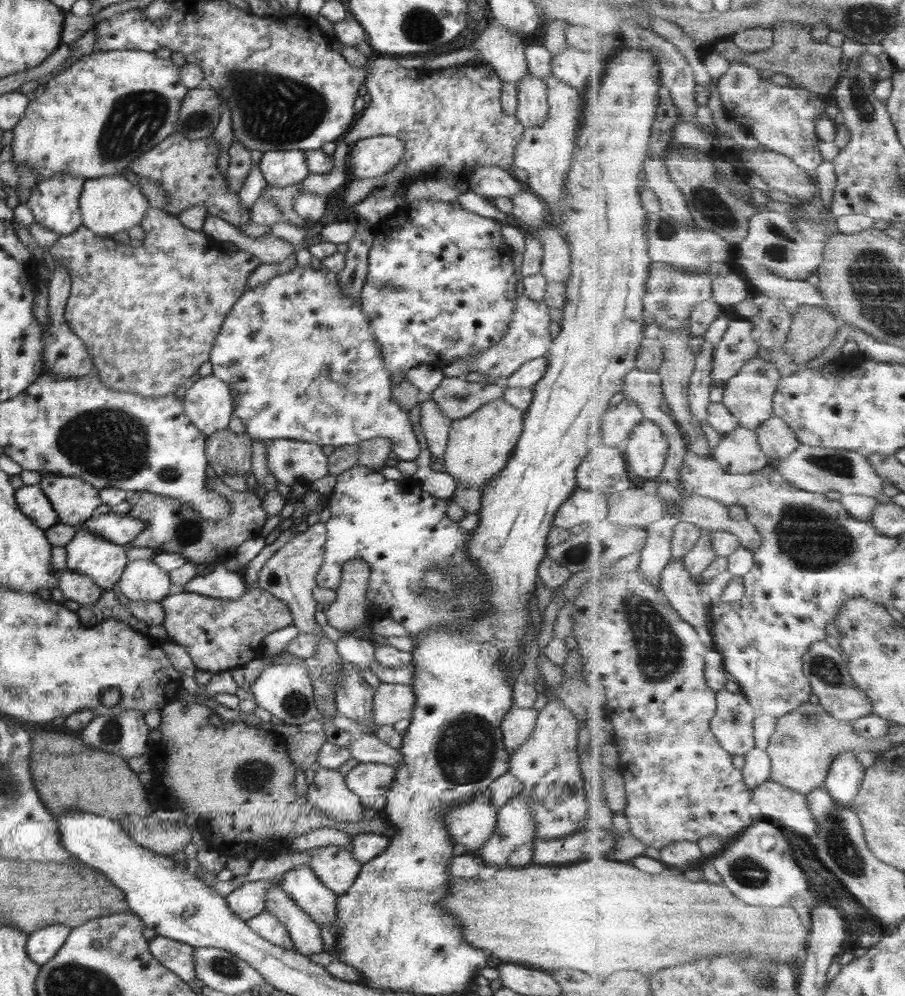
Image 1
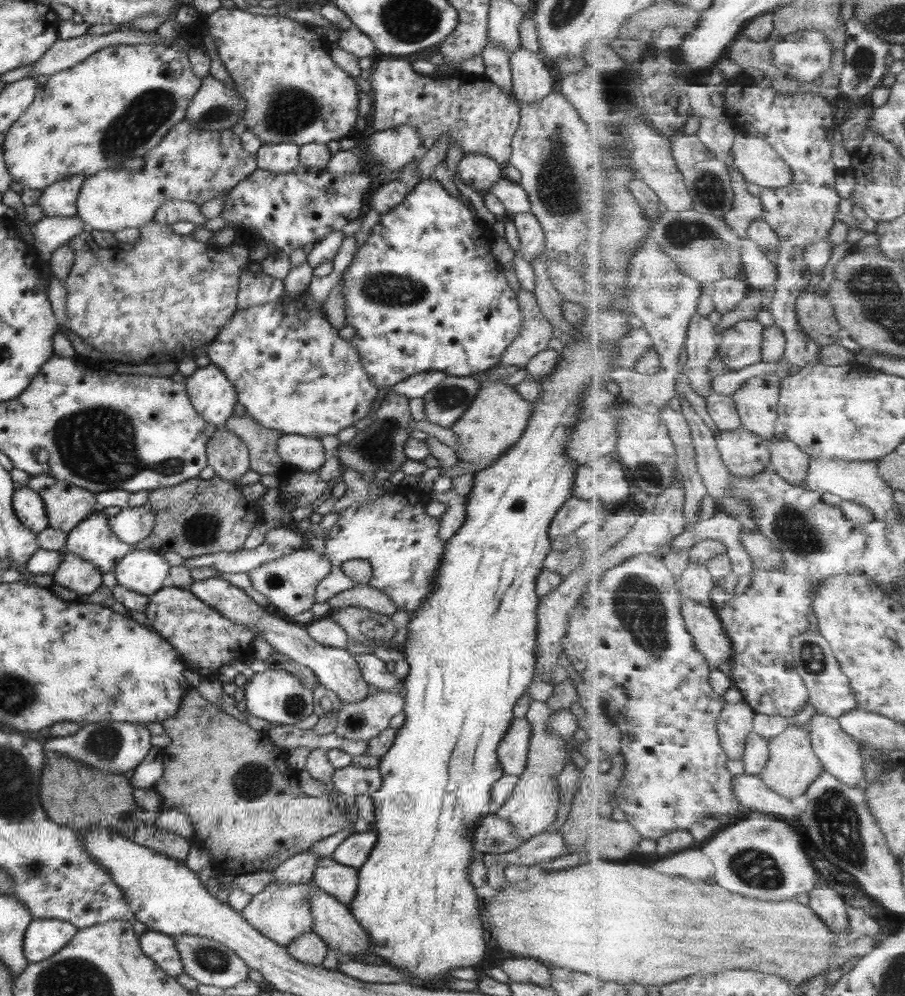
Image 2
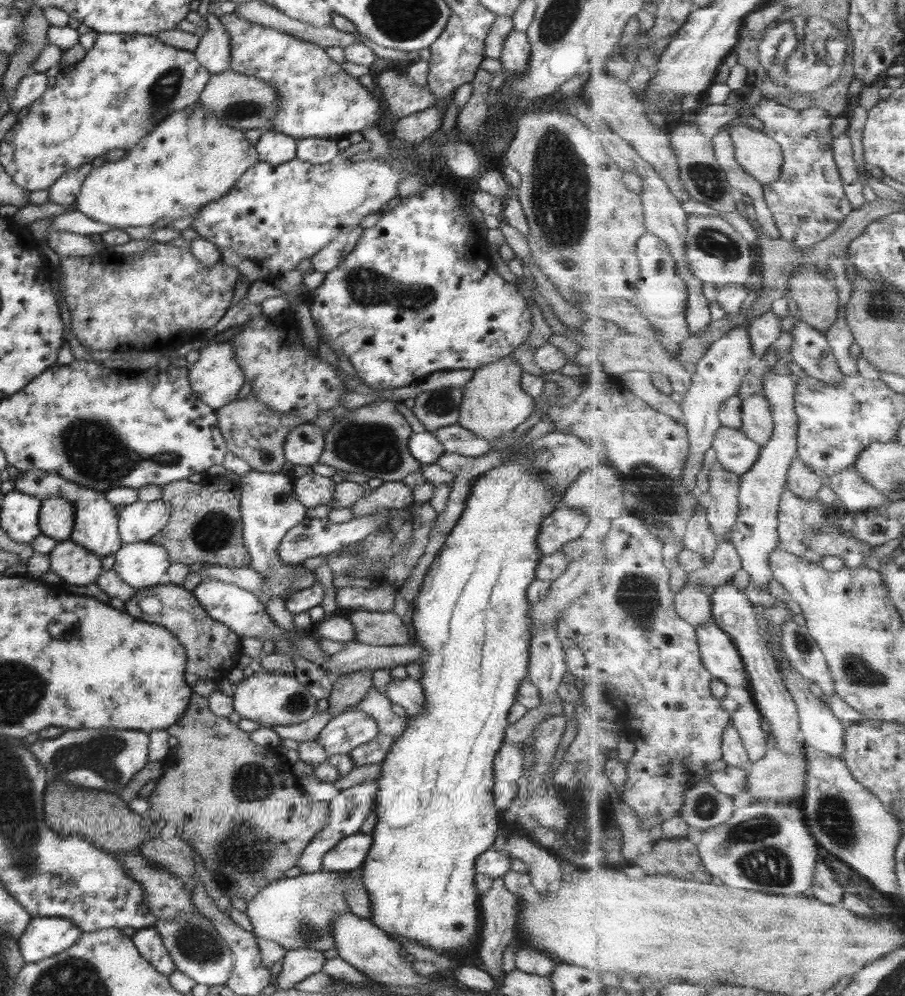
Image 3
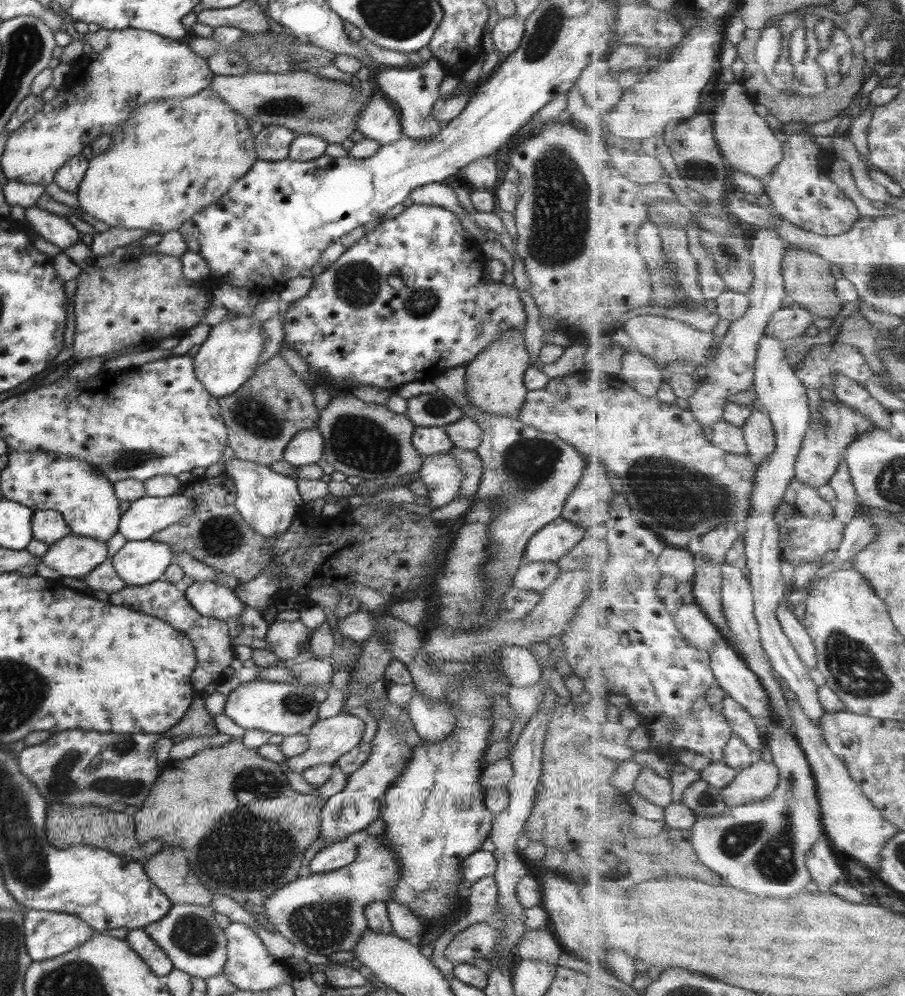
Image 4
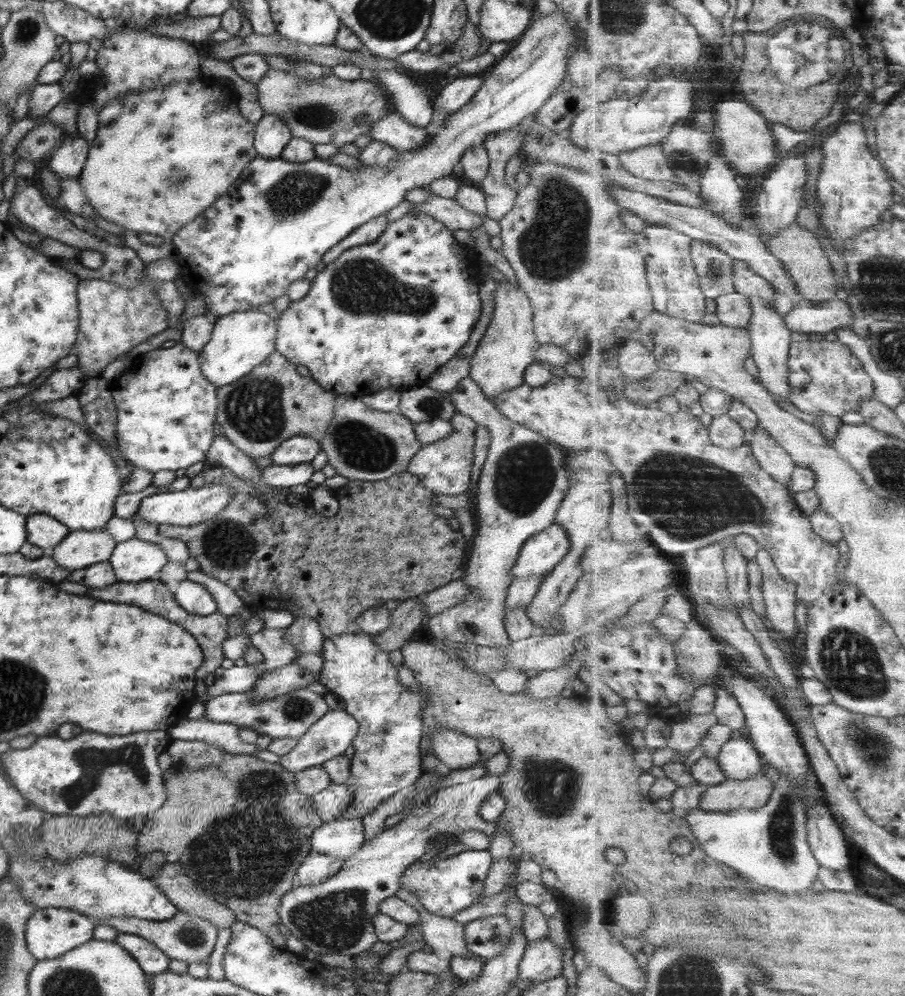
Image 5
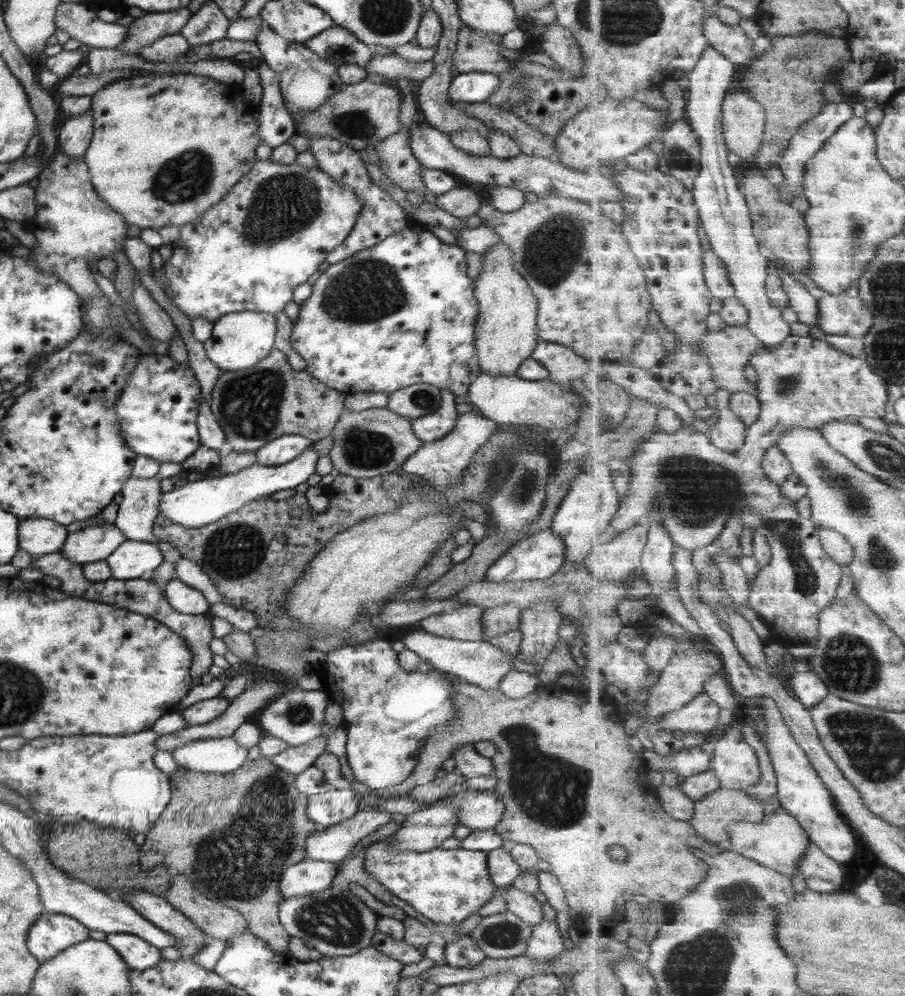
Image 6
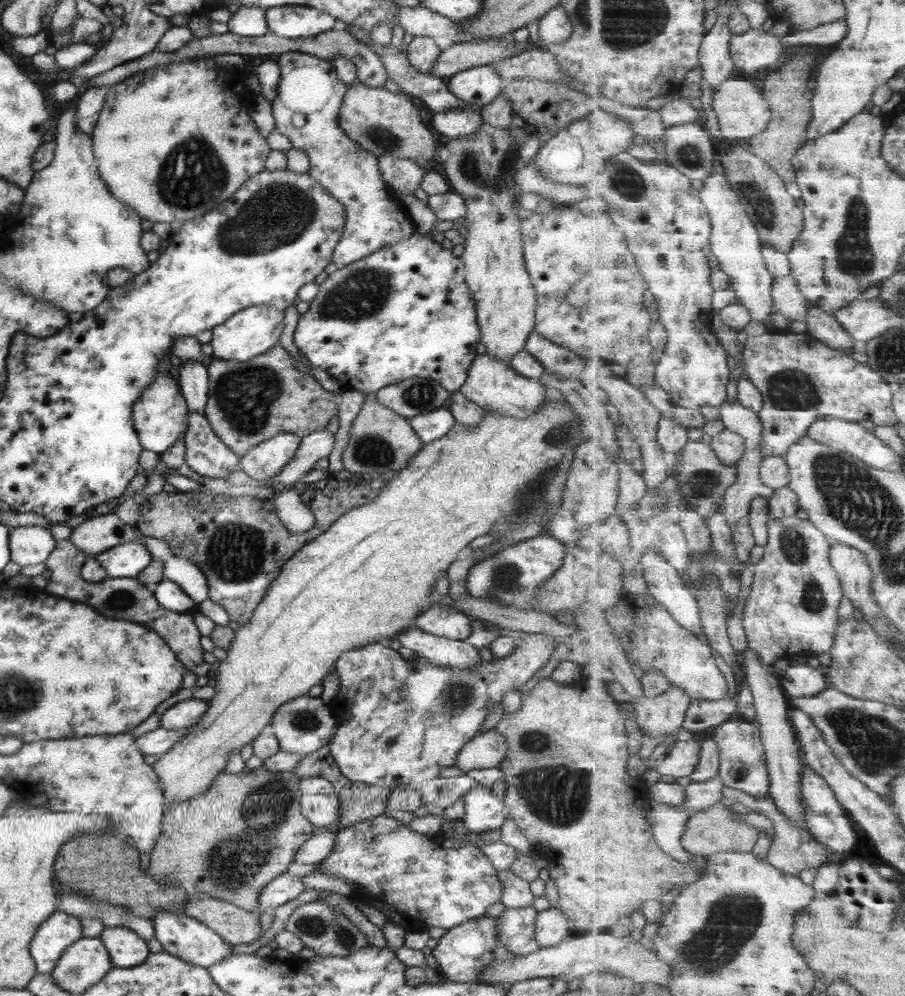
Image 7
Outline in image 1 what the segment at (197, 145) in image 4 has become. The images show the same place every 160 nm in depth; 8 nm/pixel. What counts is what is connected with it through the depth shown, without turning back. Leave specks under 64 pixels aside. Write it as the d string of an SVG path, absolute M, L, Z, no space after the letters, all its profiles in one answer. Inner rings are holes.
M120 175L84 180L78 200L82 225L97 236L109 238L122 238L130 228L141 223L149 208L138 186L133 186Z

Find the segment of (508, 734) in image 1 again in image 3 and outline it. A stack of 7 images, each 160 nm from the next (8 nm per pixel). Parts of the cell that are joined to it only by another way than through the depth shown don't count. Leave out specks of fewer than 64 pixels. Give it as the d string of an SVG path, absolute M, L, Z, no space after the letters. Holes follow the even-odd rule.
M502 743L492 762L494 782L515 782L522 773L521 743Z

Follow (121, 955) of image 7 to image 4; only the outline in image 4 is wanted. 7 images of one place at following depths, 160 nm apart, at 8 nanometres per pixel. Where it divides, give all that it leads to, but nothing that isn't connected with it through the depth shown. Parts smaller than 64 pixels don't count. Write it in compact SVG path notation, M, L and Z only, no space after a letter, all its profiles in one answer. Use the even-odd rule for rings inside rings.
M128 930L124 940L155 976L163 979L173 969L172 962L143 930Z

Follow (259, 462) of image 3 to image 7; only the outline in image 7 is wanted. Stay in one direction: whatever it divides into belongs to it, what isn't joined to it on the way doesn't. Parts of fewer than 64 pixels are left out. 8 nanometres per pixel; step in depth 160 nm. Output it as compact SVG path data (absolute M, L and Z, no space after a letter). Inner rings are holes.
M277 344L245 362L213 358L206 368L208 393L204 417L217 438L237 457L279 433L298 437L325 429L337 414L337 395L319 386L311 374L293 367L289 353Z

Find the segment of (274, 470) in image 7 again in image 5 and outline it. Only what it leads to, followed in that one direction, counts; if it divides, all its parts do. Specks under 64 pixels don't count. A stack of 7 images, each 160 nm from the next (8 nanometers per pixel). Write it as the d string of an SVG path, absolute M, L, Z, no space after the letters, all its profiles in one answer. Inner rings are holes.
M295 435L286 438L269 456L274 465L293 466L310 462L319 451L319 442L312 438Z

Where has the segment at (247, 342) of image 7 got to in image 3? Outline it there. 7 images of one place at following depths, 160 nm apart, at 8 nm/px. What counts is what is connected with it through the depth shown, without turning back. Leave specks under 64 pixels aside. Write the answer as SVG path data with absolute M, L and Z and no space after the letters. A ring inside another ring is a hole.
M228 339L221 342L207 343L202 349L198 349L199 358L187 371L188 381L191 390L198 396L198 399L216 411L221 406L229 404L236 399L237 391L245 383L242 366L238 365L234 346Z

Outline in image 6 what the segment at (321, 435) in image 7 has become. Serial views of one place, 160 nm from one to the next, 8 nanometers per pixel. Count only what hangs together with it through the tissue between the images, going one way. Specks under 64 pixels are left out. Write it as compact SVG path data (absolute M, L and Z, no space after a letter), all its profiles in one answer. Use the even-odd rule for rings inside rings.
M309 447L297 458L277 466L263 466L253 463L236 473L227 473L221 477L187 482L164 492L158 503L158 512L163 517L185 528L197 528L211 524L239 509L244 503L250 503L263 496L272 495L277 490L289 490L305 484L305 480L314 473L318 459L315 448Z

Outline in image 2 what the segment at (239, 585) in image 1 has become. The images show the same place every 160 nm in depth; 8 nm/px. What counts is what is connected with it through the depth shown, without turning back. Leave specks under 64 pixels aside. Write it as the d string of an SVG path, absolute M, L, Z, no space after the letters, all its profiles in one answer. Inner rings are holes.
M215 575L202 581L192 581L187 590L233 624L248 626L254 638L262 638L275 653L287 656L292 662L309 668L325 690L331 690L336 694L341 706L361 702L368 696L368 685L363 681L358 665L346 649L323 646L313 641L306 631L306 626L293 623L275 611L269 610L268 613L267 609L258 606L242 589L231 585L227 579Z

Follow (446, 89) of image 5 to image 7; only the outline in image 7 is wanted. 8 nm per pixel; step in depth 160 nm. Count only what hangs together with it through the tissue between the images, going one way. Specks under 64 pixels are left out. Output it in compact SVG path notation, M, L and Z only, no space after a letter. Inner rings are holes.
M479 65L454 74L446 85L455 98L467 104L483 106L501 92L503 83L491 65Z

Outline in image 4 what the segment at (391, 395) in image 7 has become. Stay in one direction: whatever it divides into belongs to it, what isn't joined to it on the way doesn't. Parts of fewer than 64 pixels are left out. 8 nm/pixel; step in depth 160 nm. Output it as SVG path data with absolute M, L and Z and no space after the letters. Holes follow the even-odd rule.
M439 390L408 398L405 415L415 427L443 427L462 417L459 408Z

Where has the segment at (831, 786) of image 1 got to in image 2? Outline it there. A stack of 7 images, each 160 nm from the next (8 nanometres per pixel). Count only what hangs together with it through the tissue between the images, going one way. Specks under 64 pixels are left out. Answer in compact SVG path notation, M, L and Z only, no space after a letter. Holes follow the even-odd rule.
M817 712L807 726L813 750L824 763L824 768L847 786L861 786L866 765L861 742L849 736L838 719L827 714Z

